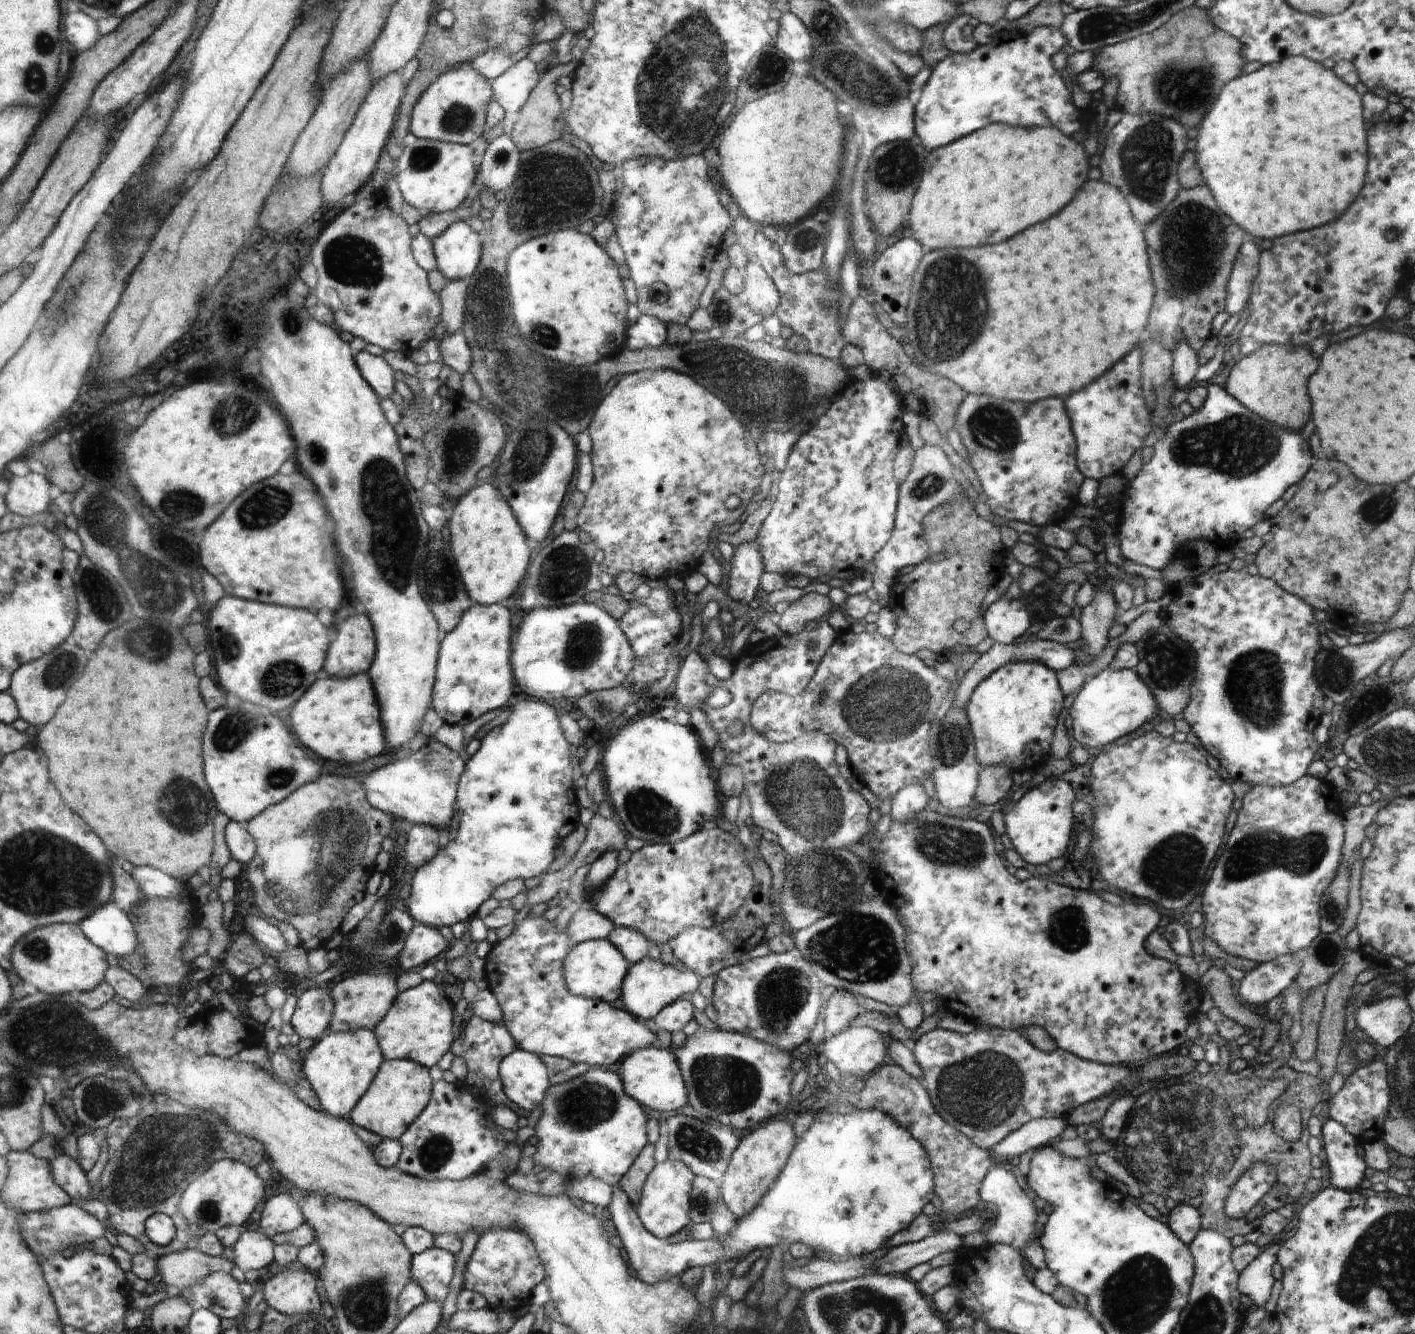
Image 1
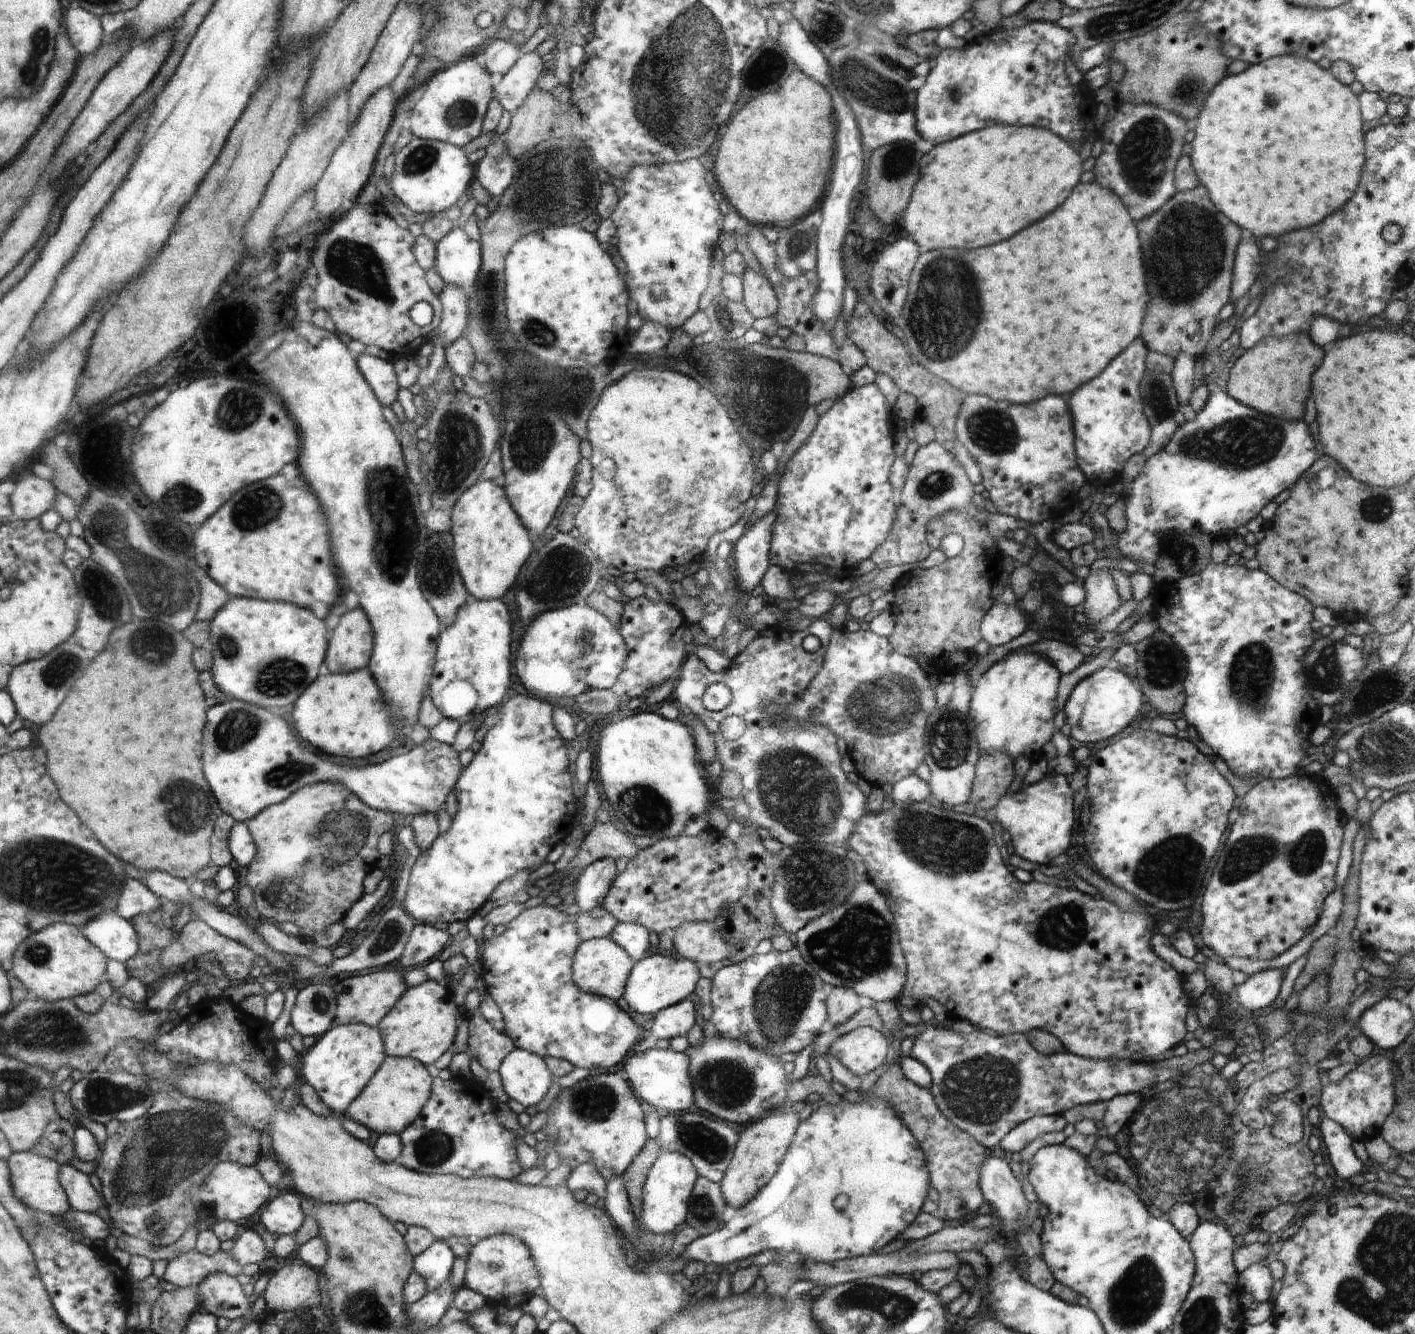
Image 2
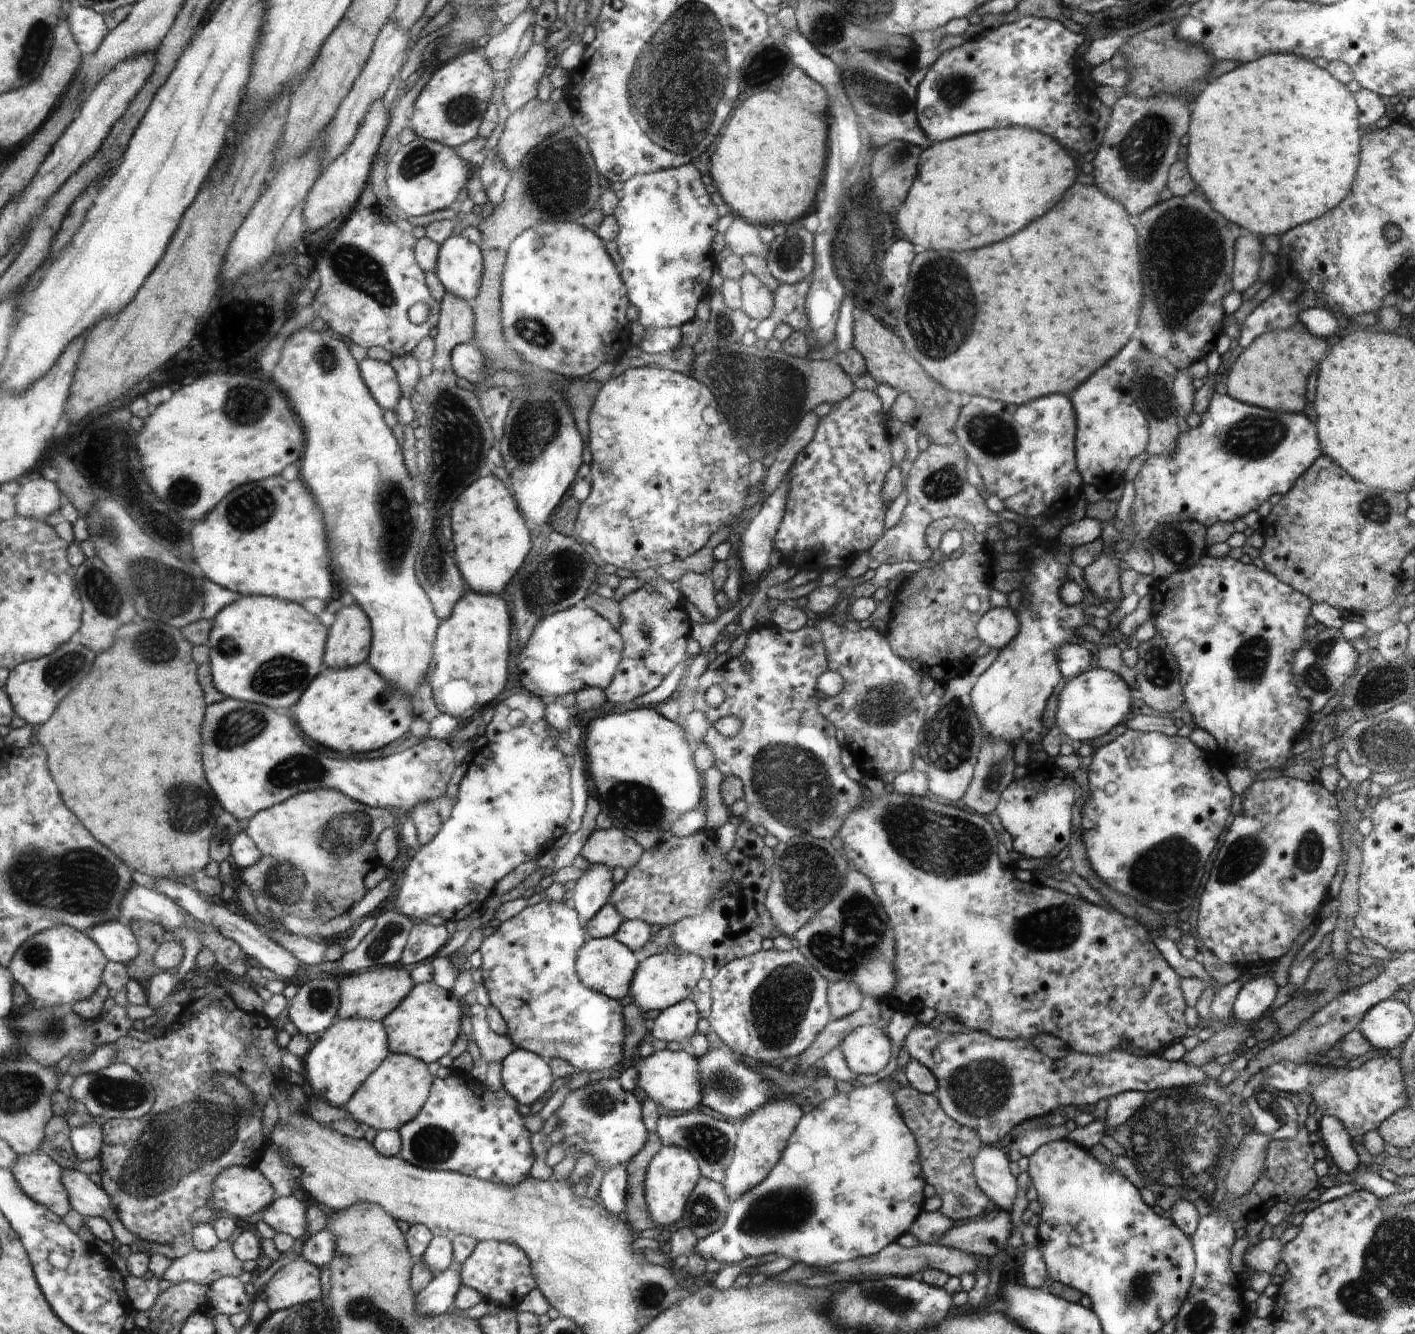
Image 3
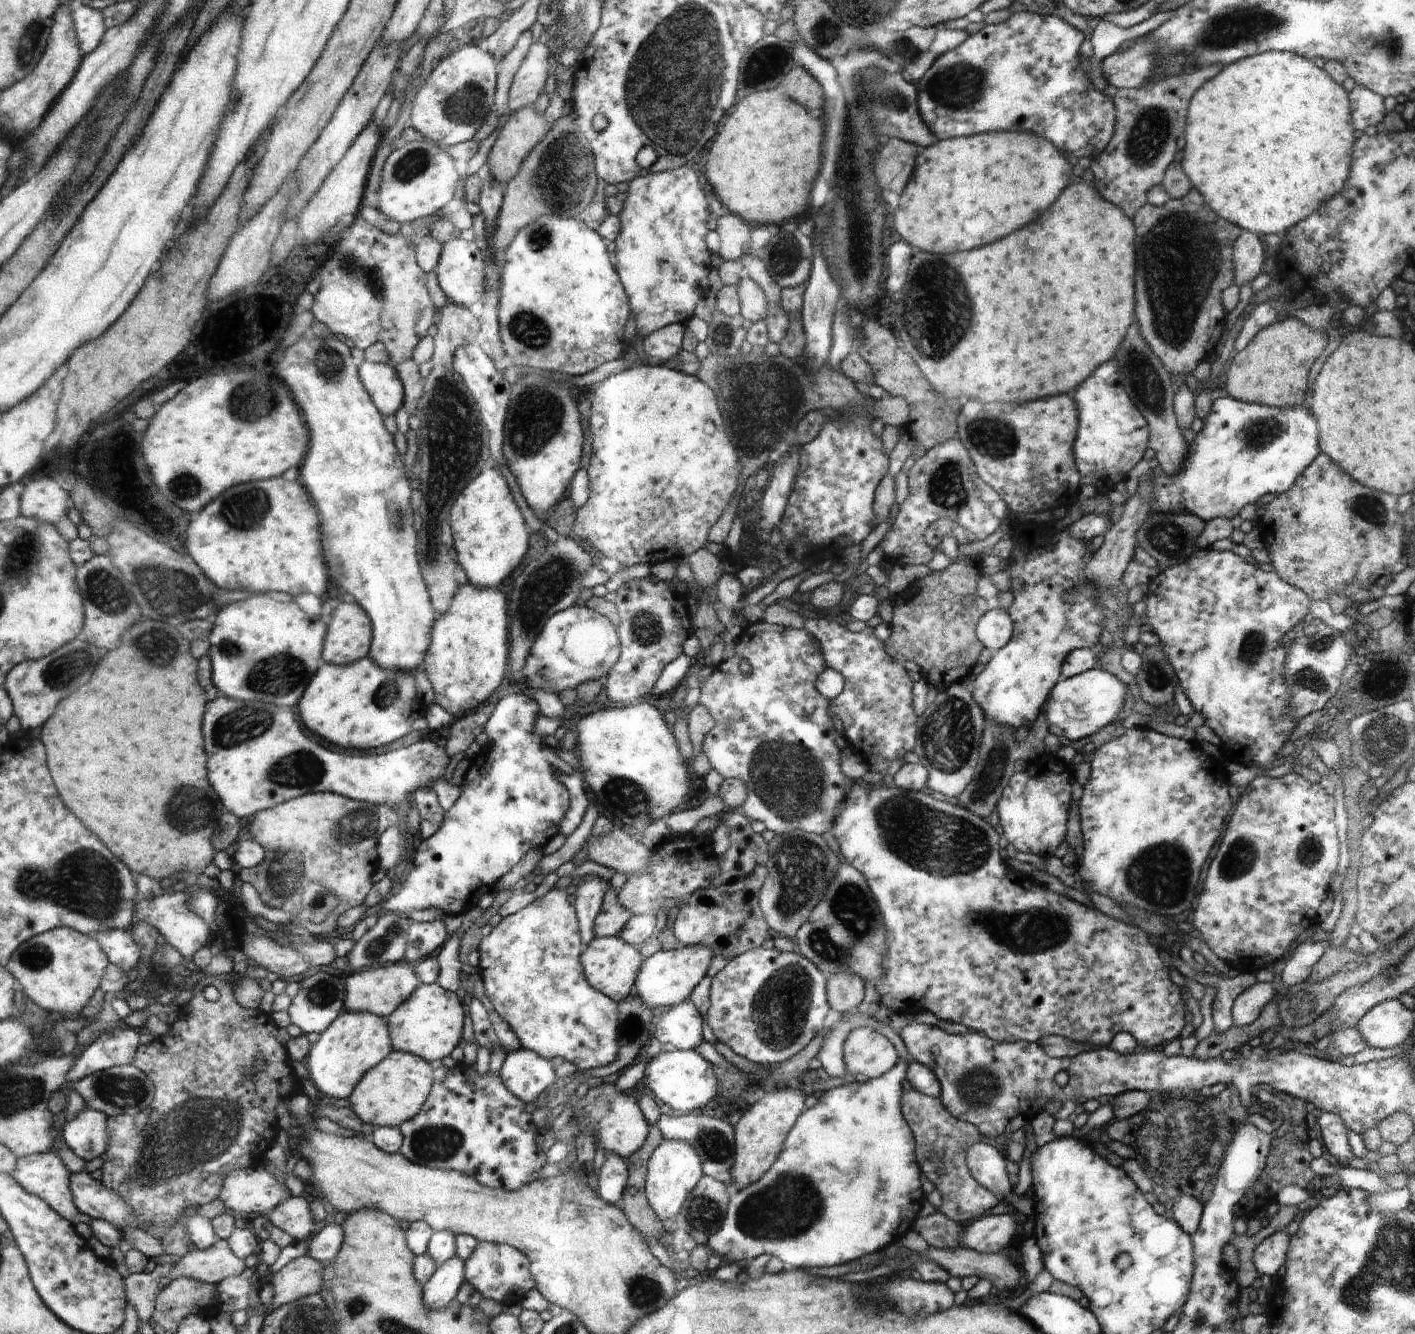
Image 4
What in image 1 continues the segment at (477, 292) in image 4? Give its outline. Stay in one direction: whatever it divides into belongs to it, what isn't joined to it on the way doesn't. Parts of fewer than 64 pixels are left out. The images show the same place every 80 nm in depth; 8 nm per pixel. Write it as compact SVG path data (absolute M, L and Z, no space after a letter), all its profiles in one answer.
M456 221L432 240L437 269L448 281L468 280L477 270L481 262L480 252L484 252L480 237L468 226L468 222Z

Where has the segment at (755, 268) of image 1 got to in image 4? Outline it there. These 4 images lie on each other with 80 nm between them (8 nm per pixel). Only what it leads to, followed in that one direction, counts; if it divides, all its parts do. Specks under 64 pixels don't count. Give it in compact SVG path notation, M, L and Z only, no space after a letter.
M750 277L741 279L736 285L741 304L741 316L755 323L764 321L768 314L767 298L764 291Z

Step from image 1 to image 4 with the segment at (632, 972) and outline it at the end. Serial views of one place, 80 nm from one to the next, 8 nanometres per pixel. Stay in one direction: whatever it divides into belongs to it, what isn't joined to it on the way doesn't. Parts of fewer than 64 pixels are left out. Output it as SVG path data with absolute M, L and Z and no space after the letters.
M696 945L679 947L674 950L662 950L650 957L644 958L640 974L637 976L634 993L644 1002L657 1006L670 1006L686 1001L698 983L705 978L710 963L713 962L711 948Z

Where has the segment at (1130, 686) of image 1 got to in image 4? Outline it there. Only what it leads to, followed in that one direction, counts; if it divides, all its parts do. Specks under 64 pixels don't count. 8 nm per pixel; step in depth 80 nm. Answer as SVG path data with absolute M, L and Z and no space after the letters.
M1090 669L1086 672L1063 679L1053 688L1047 704L1044 720L1048 723L1048 730L1060 736L1063 741L1082 740L1086 736L1092 736L1100 728L1108 726L1116 716L1120 714L1126 700L1126 688L1117 676L1108 674L1104 669Z

